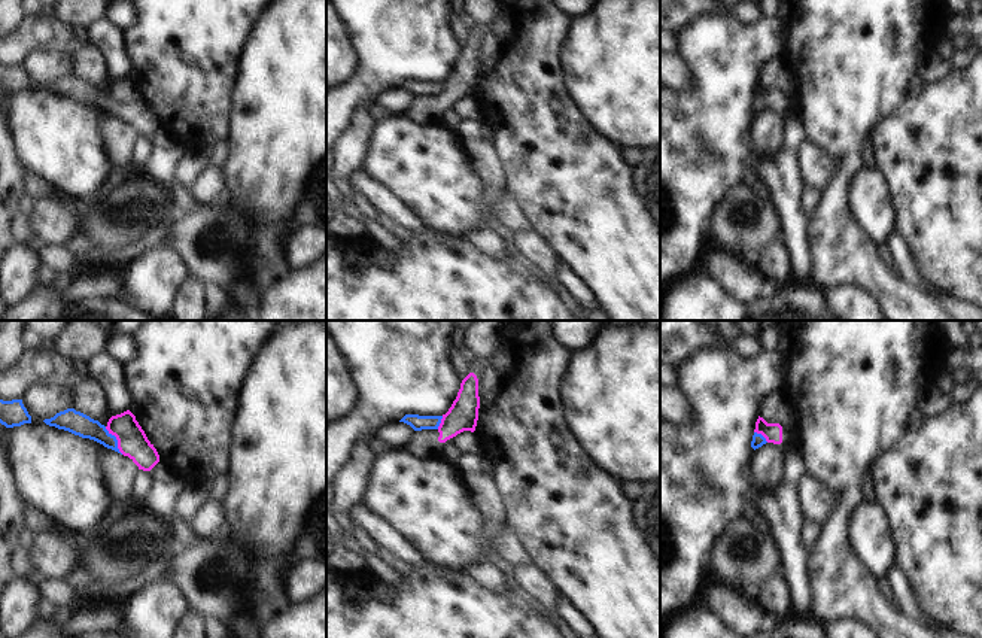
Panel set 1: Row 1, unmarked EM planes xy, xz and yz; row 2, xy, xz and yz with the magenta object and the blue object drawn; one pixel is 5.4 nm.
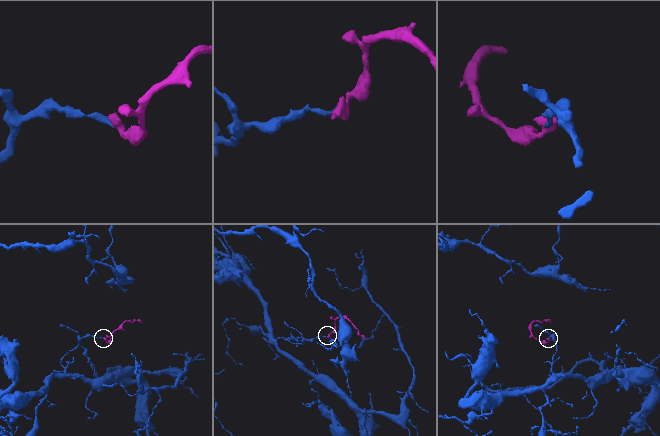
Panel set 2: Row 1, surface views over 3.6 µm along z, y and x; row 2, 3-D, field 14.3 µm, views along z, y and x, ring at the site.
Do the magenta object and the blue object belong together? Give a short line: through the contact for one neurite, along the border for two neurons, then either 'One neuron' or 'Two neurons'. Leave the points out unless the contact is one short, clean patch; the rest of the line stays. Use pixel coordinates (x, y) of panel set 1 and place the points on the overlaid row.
Line: xy (131, 440), (116, 438), (75, 422). One neuron

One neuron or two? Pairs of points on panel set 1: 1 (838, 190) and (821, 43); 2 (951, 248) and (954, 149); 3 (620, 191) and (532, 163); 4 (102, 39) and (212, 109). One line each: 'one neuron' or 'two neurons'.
1: one neuron
2: one neuron
3: one neuron
4: two neurons

